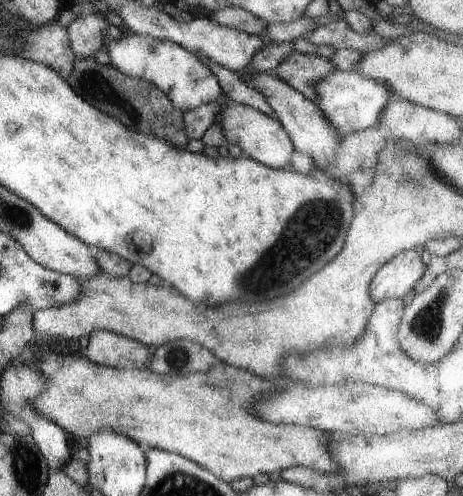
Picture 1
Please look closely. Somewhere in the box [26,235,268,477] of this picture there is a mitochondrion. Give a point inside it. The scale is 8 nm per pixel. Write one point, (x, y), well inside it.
(178, 358)

